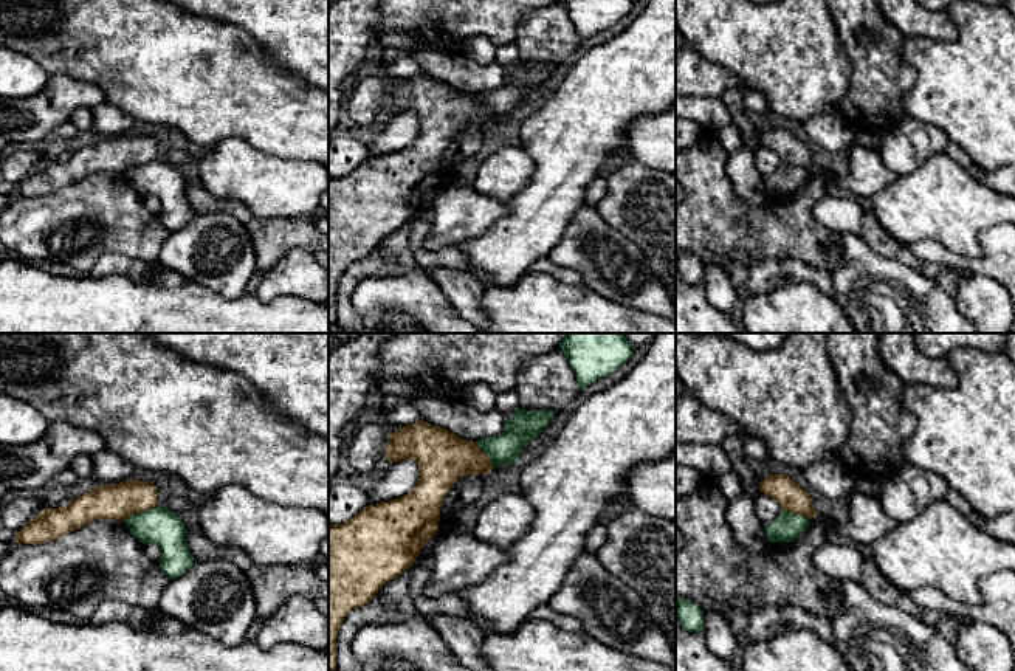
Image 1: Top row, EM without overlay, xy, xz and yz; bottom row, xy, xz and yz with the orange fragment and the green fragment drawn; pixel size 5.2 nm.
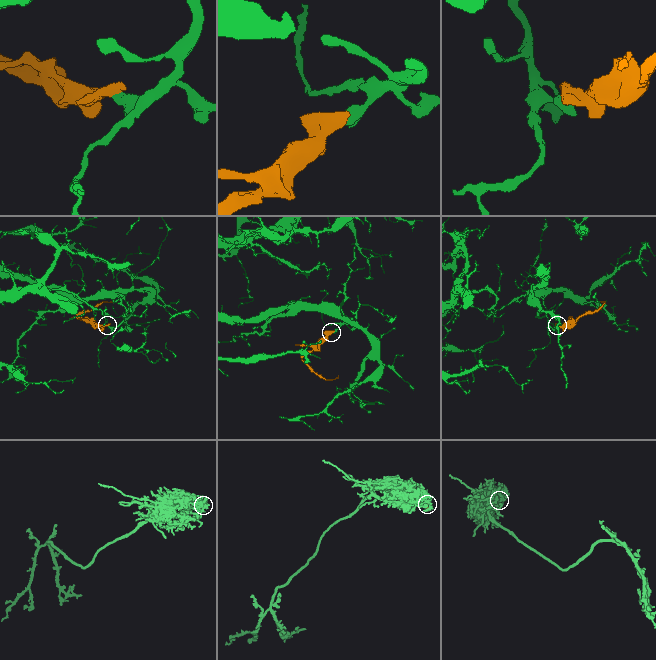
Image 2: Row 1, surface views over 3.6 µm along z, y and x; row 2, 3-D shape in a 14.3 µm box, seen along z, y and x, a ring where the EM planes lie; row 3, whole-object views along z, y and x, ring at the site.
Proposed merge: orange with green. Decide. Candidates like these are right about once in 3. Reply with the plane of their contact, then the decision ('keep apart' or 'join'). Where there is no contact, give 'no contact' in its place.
xy | keep apart

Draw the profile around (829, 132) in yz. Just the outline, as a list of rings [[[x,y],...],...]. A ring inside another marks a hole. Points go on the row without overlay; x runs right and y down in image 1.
[[[838,110],[809,118],[801,126],[810,141],[827,157],[848,150],[855,136],[855,130]]]

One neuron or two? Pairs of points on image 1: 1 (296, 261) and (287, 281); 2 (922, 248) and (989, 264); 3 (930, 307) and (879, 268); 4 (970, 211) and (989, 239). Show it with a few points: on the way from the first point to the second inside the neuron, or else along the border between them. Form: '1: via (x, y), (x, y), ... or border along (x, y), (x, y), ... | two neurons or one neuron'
1: via (296, 265), (296, 271), (292, 276) | one neuron
2: via (939, 254), (952, 261), (972, 264) | one neuron
3: via (922, 293), (904, 275), (893, 270) | one neuron
4: border along (998, 223), (978, 236), (981, 253), (964, 258) | two neurons

